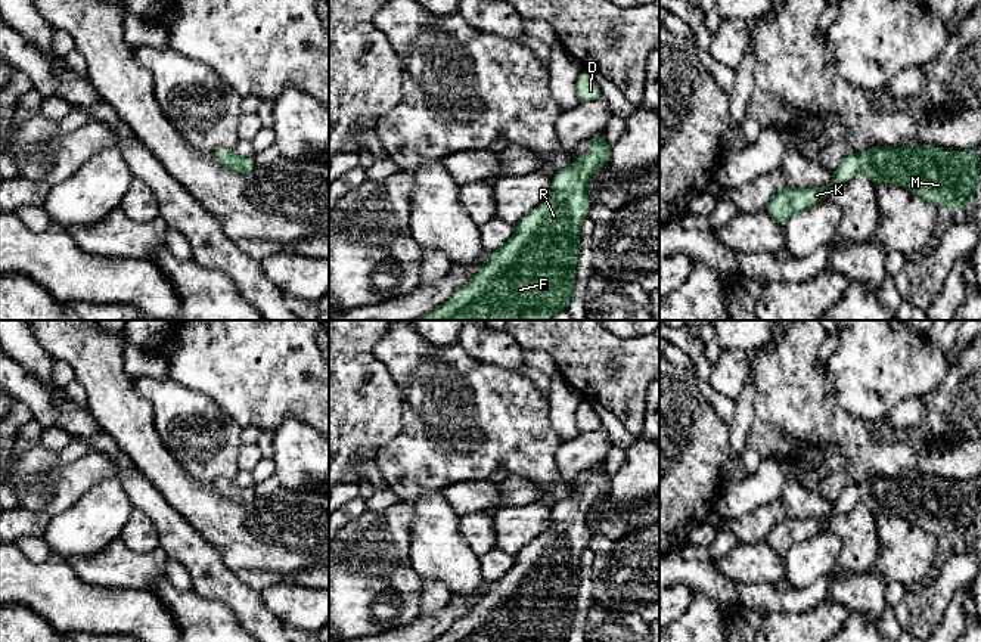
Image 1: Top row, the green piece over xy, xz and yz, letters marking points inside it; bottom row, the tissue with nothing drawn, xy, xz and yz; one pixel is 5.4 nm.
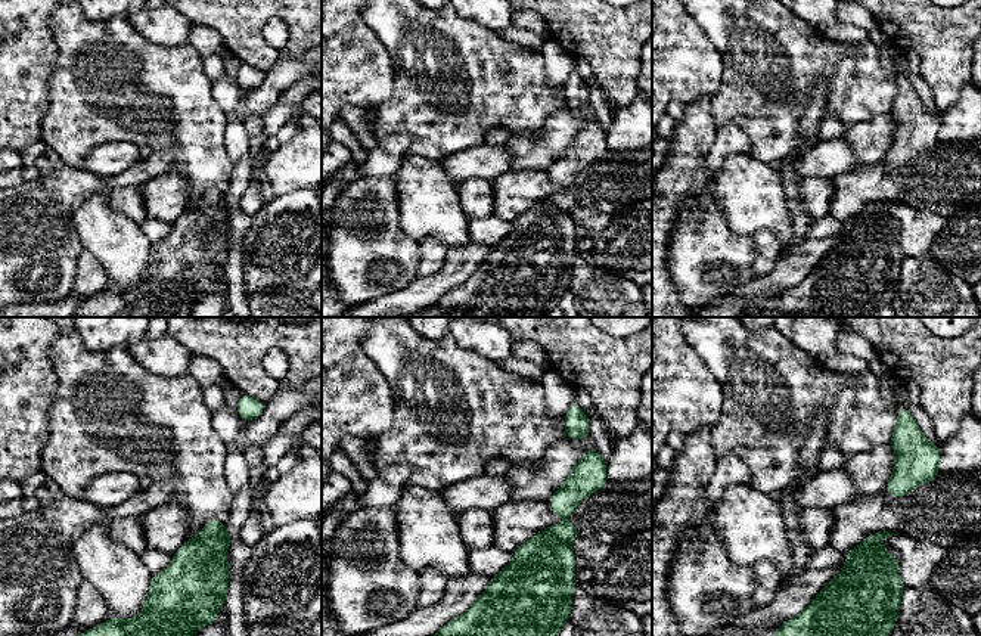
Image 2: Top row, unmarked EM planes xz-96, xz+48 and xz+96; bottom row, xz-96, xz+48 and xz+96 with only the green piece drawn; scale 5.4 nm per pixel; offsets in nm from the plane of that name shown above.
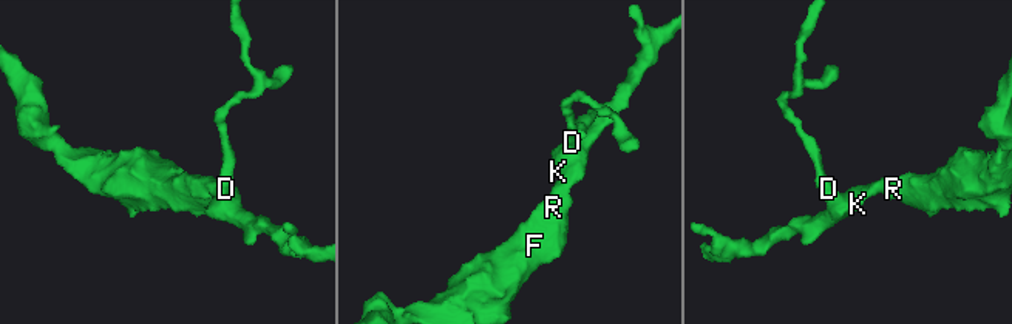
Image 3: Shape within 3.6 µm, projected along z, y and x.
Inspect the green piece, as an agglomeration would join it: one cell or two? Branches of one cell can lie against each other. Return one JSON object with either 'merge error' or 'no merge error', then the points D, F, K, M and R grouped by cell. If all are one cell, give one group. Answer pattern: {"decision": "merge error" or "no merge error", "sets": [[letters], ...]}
{"decision": "no merge error", "sets": [["D", "F", "K", "M", "R"]]}

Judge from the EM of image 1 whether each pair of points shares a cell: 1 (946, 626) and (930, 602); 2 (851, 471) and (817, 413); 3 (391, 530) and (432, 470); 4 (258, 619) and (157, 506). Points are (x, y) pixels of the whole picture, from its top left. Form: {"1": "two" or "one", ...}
{"1": "two", "2": "one", "3": "two", "4": "one"}

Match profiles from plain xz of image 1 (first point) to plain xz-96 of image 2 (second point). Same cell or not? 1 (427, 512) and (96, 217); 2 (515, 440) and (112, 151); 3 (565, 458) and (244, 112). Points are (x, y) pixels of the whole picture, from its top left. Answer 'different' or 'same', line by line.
1: same
2: different
3: same

